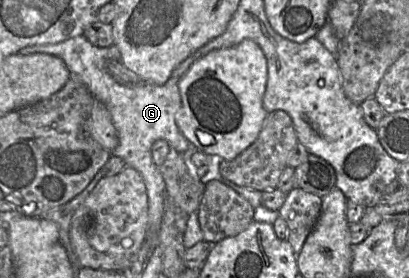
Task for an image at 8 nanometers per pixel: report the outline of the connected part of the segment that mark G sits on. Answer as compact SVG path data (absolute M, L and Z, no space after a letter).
M76 36L56 44L34 45L22 48L19 52L21 55L30 55L36 53L49 54L58 57L64 61L69 72L70 78L76 78L82 82L93 96L104 103L112 116L112 122L118 134L118 146L111 151L111 155L122 158L126 167L132 167L137 170L143 178L148 195L148 235L150 236L152 250L158 245L158 236L160 224L163 216L164 200L165 200L165 182L161 172L161 168L157 166L152 159L151 147L156 140L163 139L167 141L171 148L178 153L184 153L189 147L194 147L196 151L200 151L195 147L177 127L175 118L181 106L181 97L179 93L179 81L186 73L193 59L191 54L187 59L180 63L171 73L170 78L162 85L154 85L150 83L140 83L135 86L125 86L115 81L106 71L105 63L108 60L121 60L119 49L116 45L109 47L97 47L91 44L84 36Z

